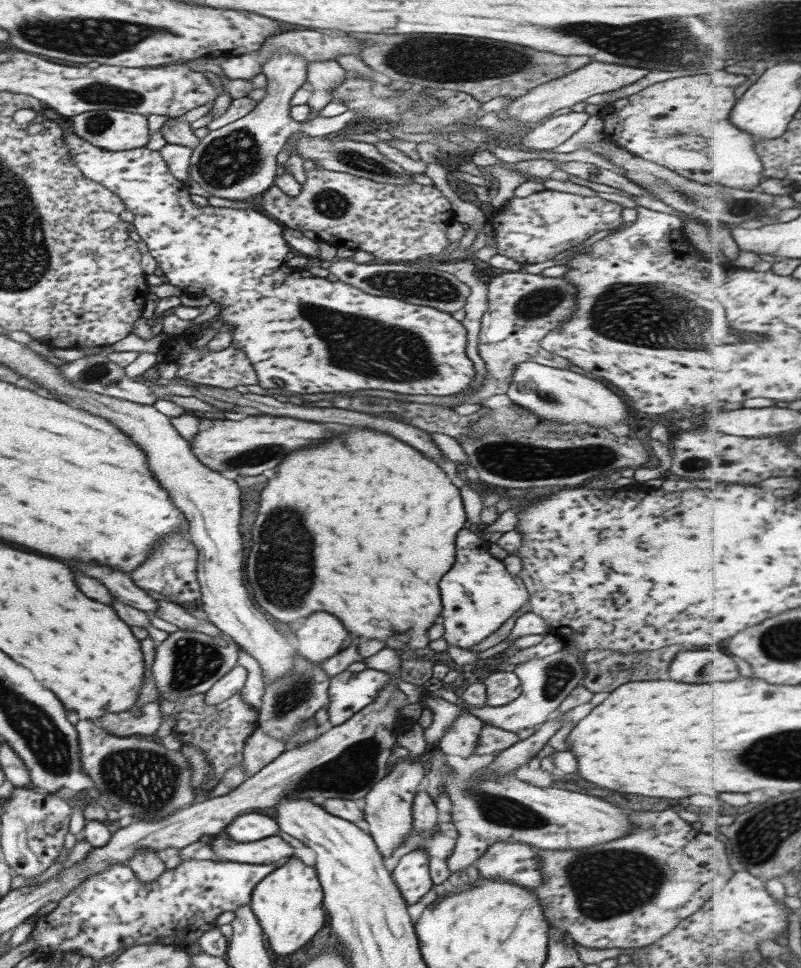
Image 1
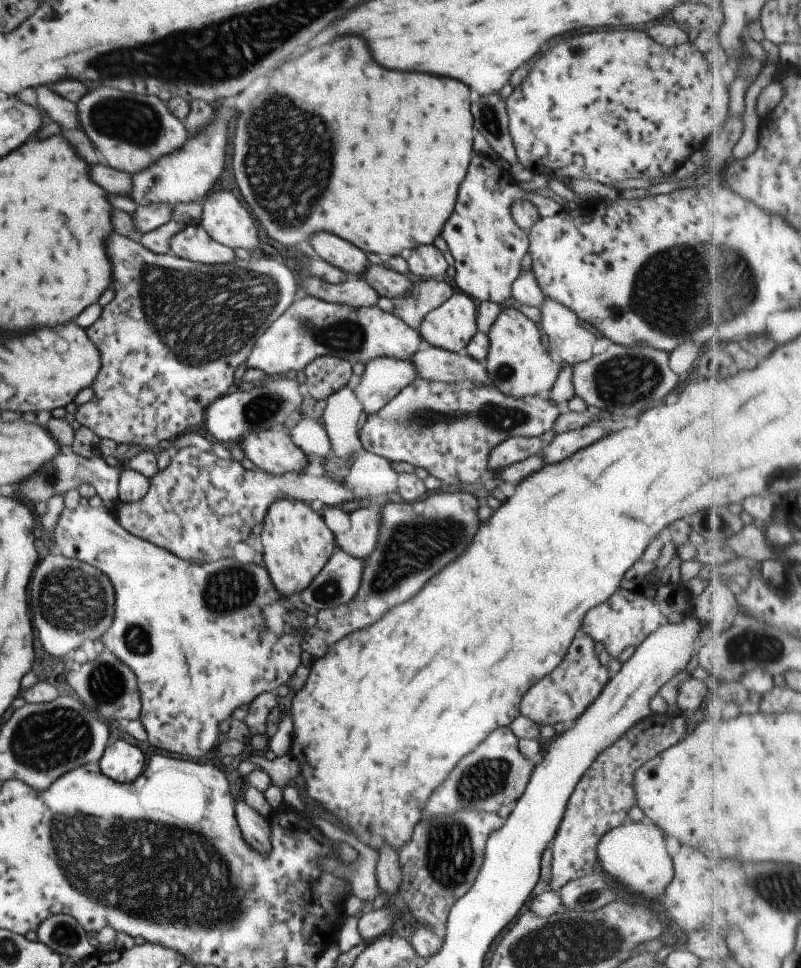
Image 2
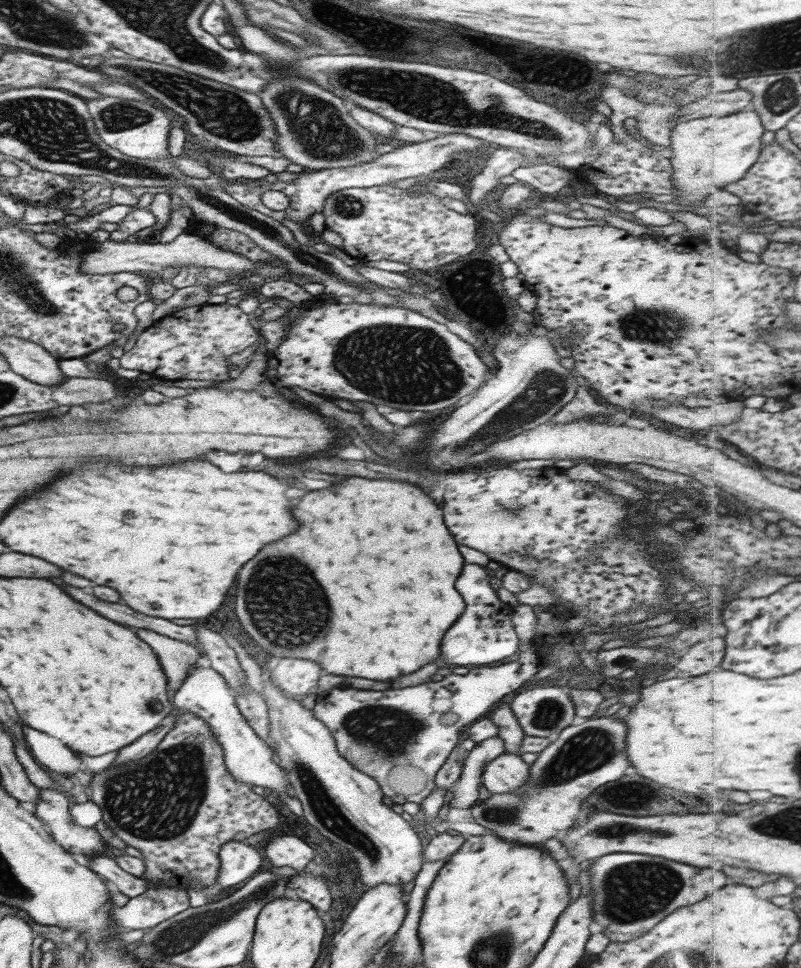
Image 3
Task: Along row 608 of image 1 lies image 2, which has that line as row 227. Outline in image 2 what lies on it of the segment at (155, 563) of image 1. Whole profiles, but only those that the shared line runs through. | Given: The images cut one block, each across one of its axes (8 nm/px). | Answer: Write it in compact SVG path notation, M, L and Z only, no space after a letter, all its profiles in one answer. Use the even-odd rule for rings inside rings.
M199 222L184 225L169 238L169 254L205 266L221 266L236 260L233 250L209 238Z

